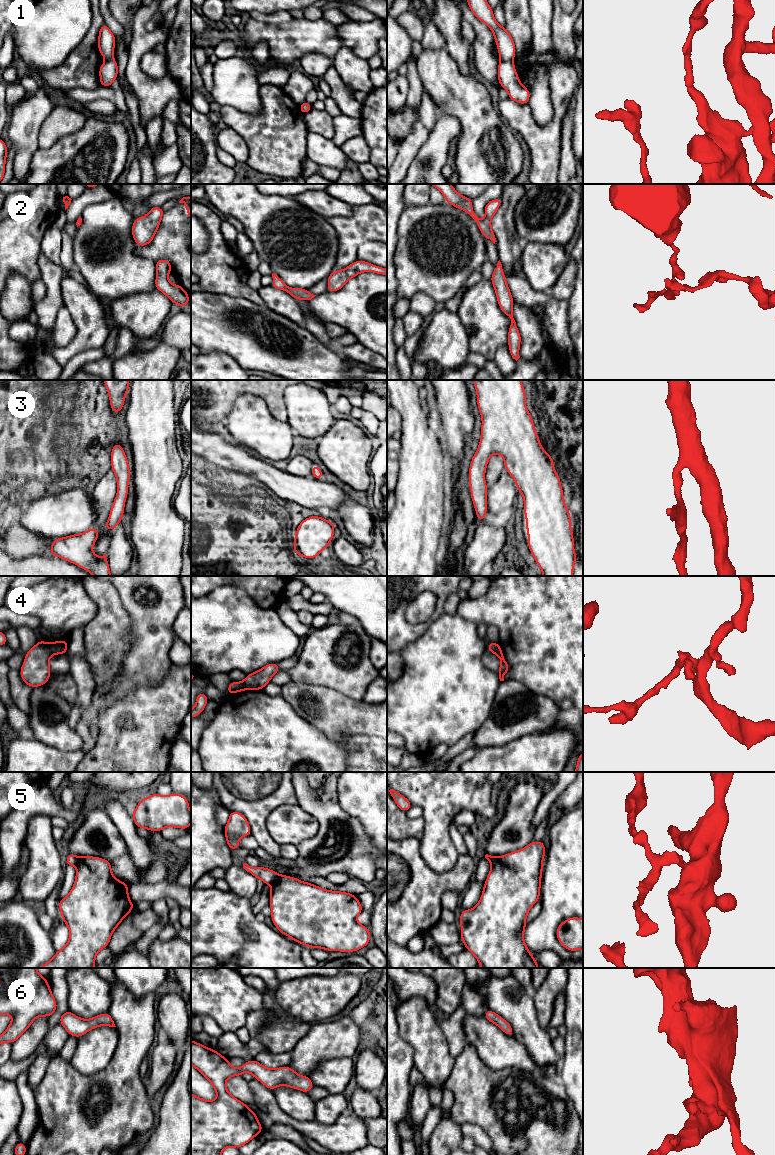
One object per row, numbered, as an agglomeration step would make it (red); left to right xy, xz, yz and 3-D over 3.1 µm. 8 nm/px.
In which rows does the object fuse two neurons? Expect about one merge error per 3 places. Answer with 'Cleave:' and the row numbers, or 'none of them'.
Cleave: 1, 4, 5

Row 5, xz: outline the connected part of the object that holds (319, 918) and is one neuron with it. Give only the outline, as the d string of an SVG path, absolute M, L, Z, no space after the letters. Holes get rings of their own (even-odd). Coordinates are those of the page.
M279 875L271 884L269 905L271 919L278 931L310 948L354 952L365 947L371 939L369 928L356 921L363 911L356 895L329 891L294 877Z

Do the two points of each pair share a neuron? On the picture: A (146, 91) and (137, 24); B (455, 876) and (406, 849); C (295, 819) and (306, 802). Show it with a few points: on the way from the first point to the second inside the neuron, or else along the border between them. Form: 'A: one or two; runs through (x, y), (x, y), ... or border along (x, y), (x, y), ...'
A: one; runs through (135, 74), (135, 52), (138, 47), (138, 41)
B: one; runs through (442, 878), (431, 878), (415, 862)
C: two; border along (298, 804), (304, 810), (311, 813), (319, 824)

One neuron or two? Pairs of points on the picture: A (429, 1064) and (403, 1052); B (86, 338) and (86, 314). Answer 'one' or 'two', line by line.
A: two
B: one

